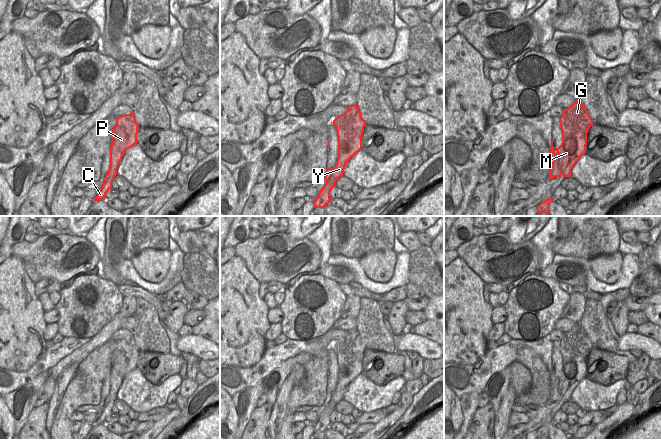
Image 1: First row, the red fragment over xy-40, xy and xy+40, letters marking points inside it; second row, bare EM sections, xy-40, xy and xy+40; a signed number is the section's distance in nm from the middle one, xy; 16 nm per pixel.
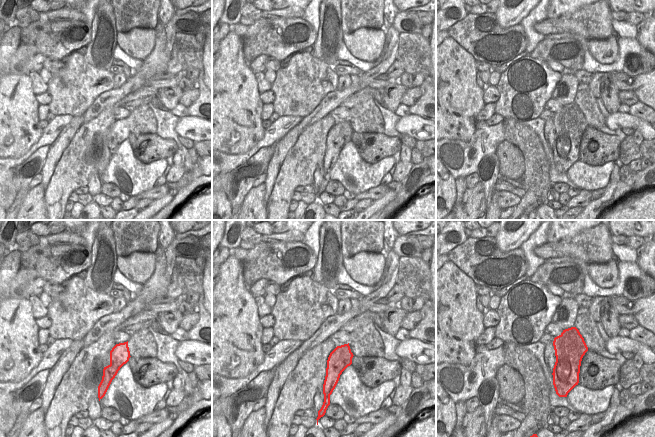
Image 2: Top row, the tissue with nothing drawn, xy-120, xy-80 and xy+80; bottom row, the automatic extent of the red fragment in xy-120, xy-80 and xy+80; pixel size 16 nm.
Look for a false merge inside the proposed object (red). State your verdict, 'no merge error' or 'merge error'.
merge error

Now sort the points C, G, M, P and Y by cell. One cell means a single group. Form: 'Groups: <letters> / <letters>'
Groups: C M P Y / G

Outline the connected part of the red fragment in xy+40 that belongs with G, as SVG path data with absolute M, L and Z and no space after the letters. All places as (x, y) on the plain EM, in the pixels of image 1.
M579 323L559 341L562 357L566 357L574 373L574 379L581 381L586 377L587 357L593 349L593 345Z

